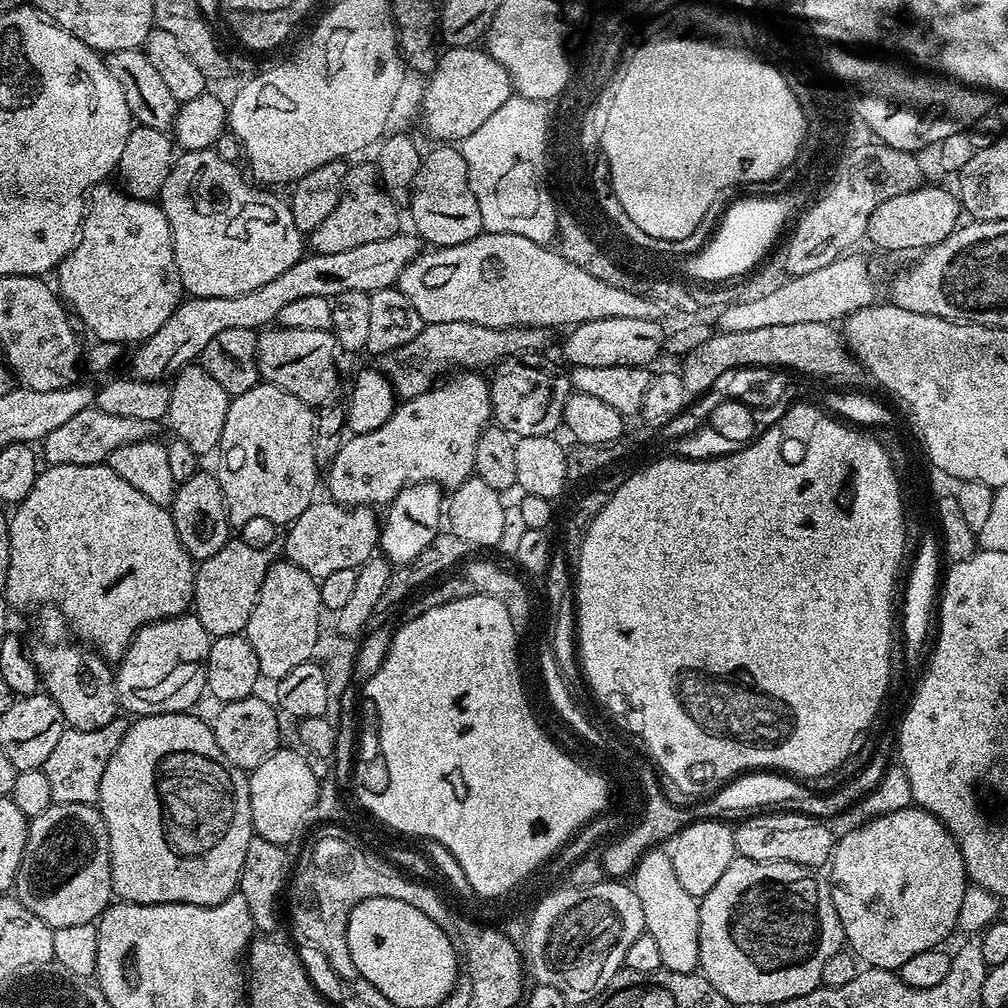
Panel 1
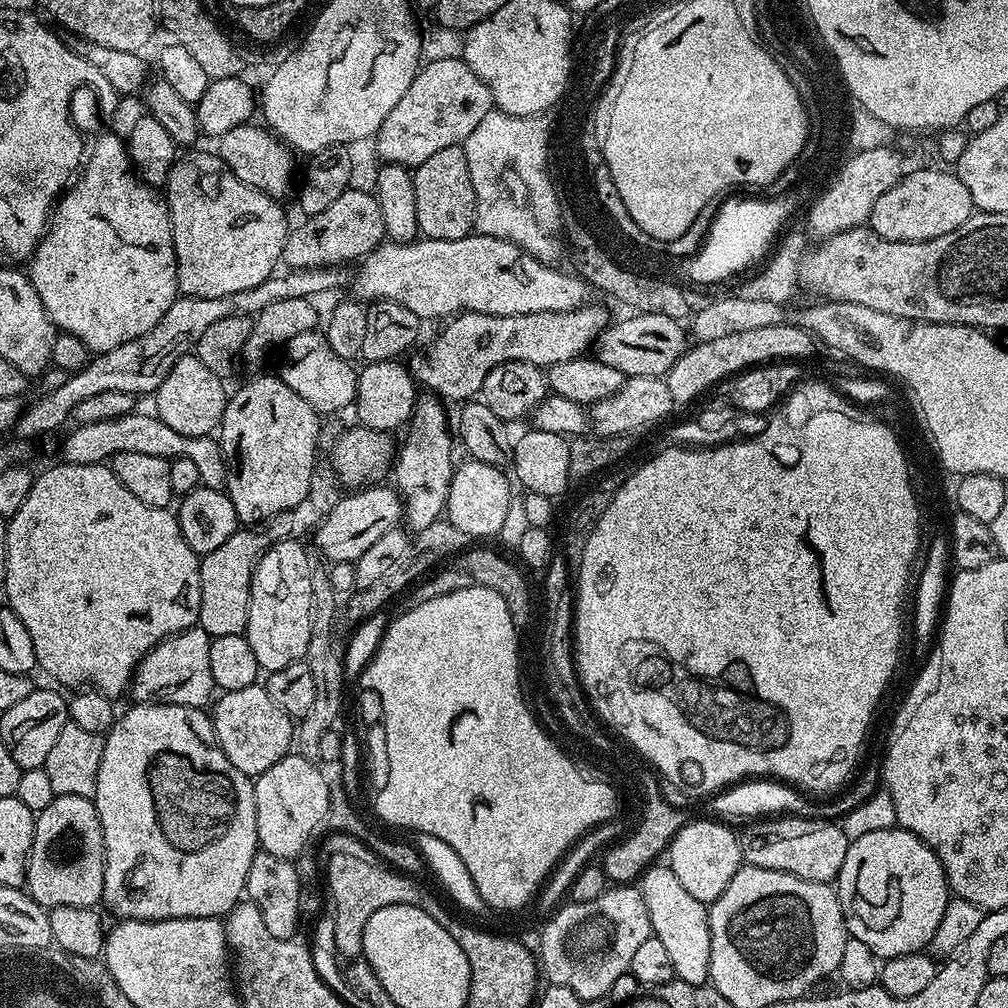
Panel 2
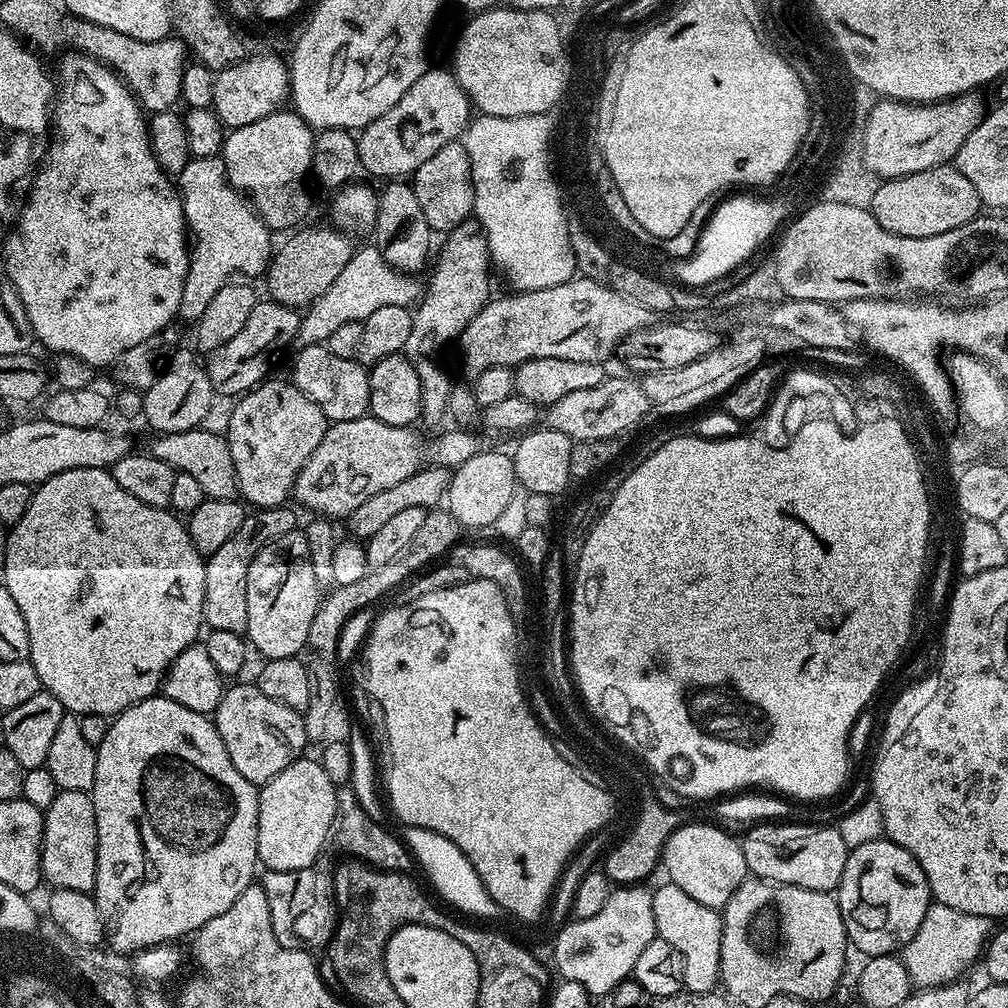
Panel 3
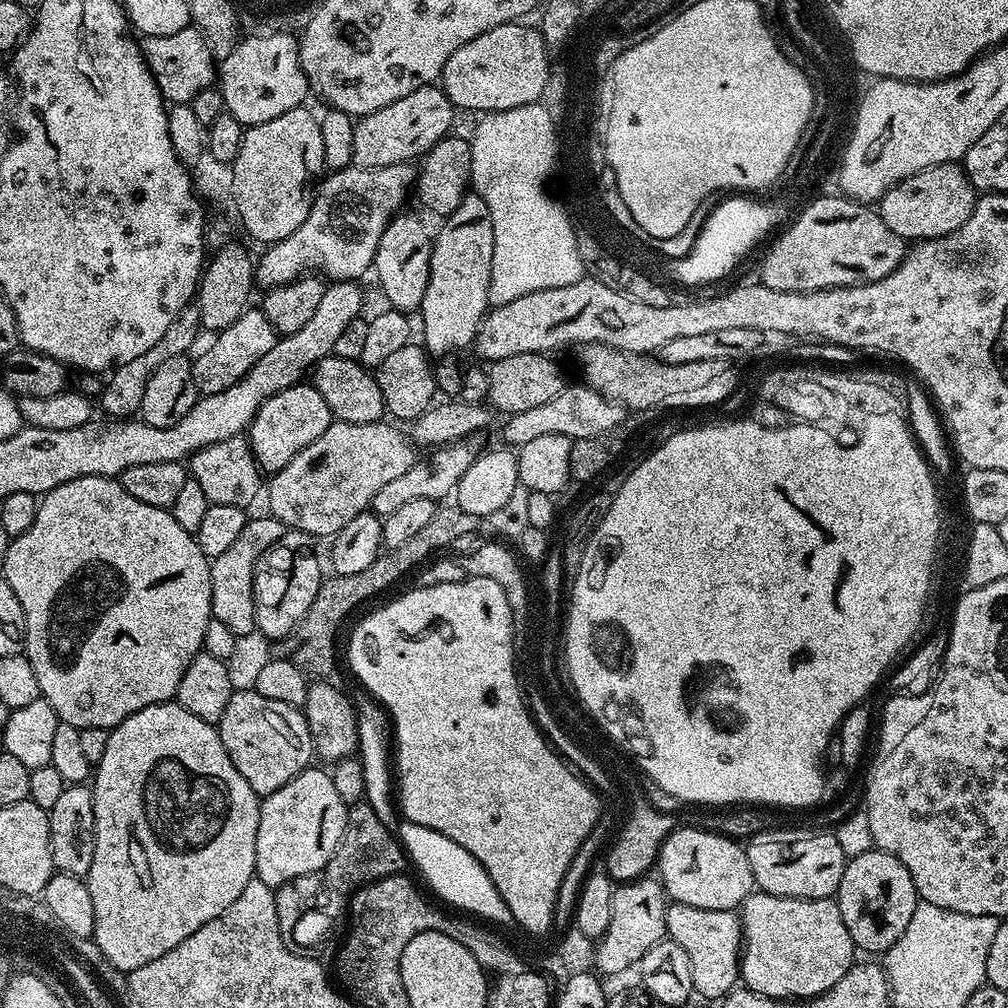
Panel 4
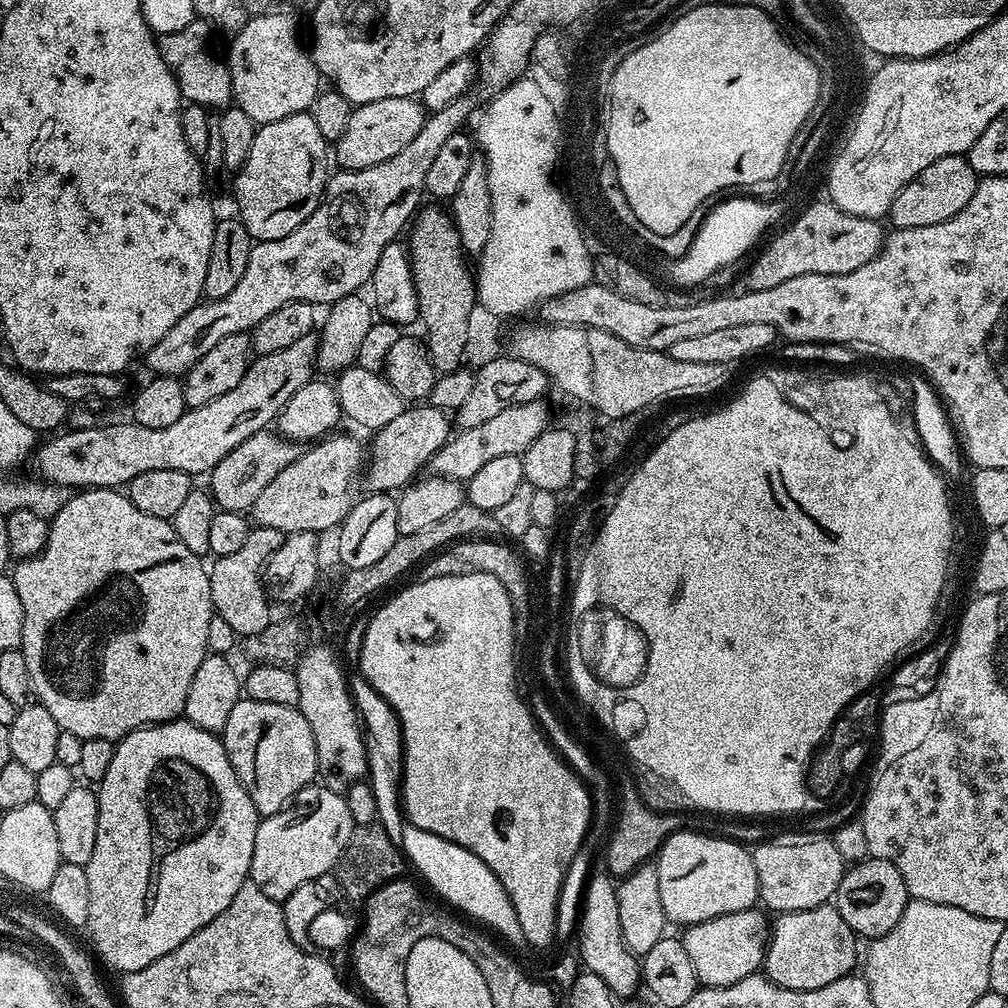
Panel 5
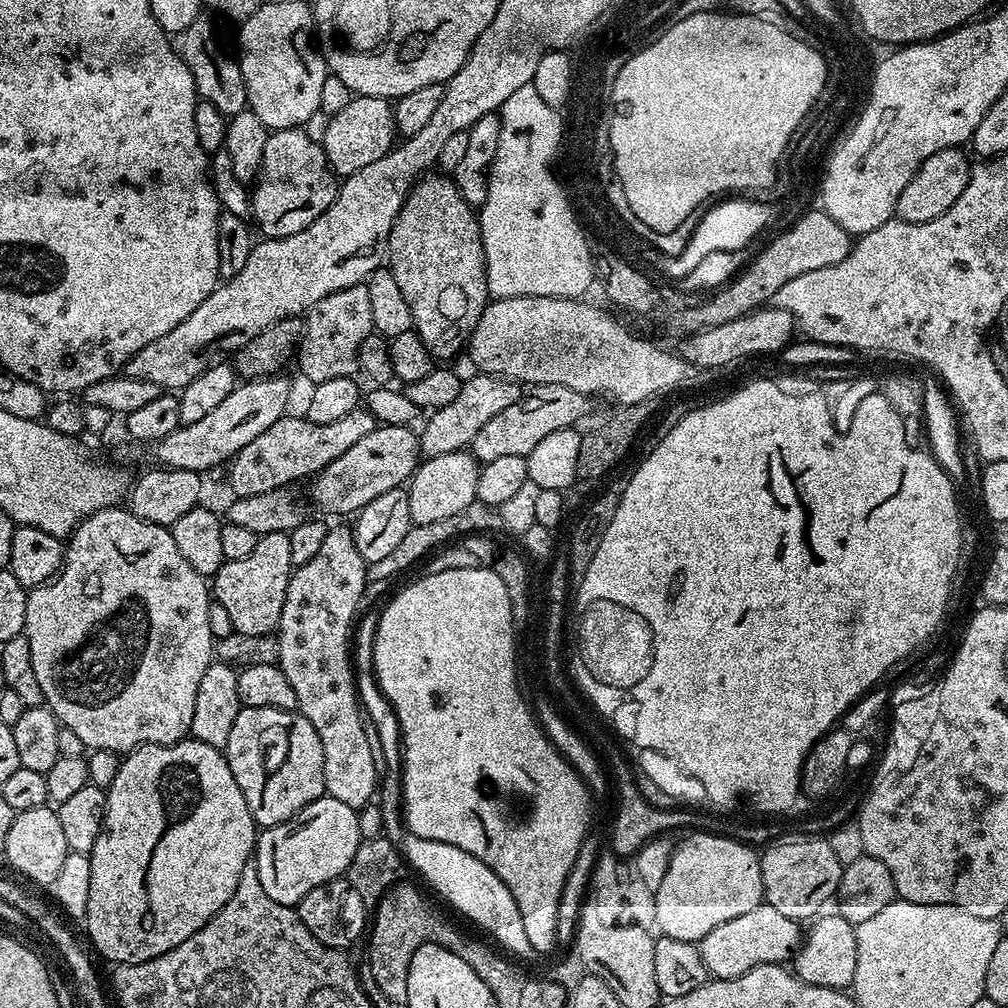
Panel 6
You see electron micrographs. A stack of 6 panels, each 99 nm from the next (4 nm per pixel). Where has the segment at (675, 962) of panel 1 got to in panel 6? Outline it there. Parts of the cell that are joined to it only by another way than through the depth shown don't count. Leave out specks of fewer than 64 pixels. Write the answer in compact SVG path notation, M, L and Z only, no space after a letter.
M761 902L754 906L754 910L742 914L739 918L730 918L730 922L714 926L714 930L710 930L710 934L706 934L706 938L698 942L698 947L705 973L718 980L729 980L754 970L754 966L791 961L801 943L801 921L786 918L786 914L778 914L774 906Z

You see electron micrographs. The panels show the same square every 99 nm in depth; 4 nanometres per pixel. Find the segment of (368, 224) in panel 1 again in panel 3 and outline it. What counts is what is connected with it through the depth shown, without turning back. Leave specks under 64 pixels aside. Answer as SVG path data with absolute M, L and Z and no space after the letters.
M301 227L289 235L293 236L280 249L275 249L268 261L266 277L268 276L267 295L277 304L297 310L307 309L319 296L326 294L326 290L330 290L334 278L338 278L338 273L346 267L346 262L350 262L354 244L344 237L347 235L341 229L327 227Z

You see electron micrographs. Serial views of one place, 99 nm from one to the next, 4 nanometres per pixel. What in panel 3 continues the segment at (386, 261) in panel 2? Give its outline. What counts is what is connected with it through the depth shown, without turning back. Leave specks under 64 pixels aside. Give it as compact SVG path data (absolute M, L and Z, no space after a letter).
M357 247L352 253L350 262L334 278L330 290L322 294L312 304L308 305L306 311L300 318L300 334L298 337L301 345L324 344L338 330L338 326L346 326L346 322L355 320L363 322L374 314L381 306L402 306L408 308L415 305L422 295L422 284L416 281L415 275L399 272L391 268L382 258L379 248Z

